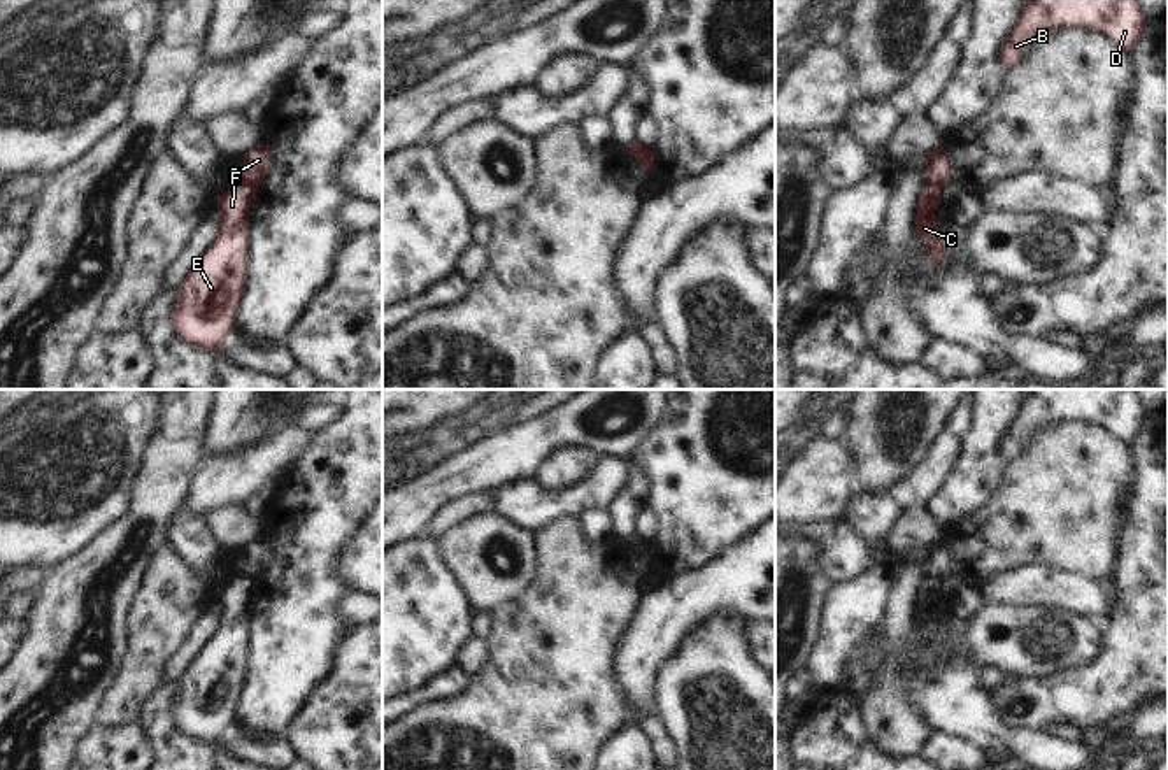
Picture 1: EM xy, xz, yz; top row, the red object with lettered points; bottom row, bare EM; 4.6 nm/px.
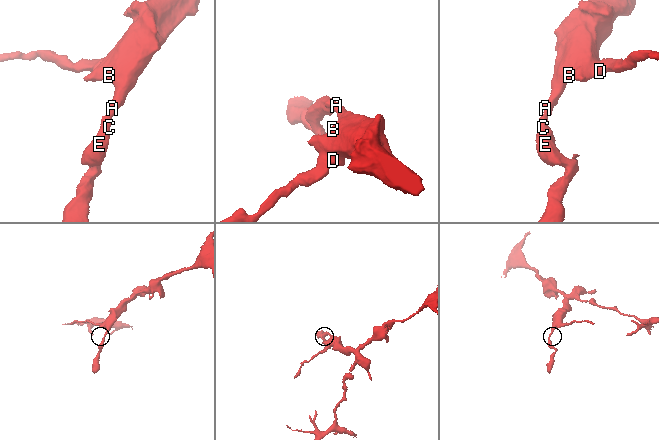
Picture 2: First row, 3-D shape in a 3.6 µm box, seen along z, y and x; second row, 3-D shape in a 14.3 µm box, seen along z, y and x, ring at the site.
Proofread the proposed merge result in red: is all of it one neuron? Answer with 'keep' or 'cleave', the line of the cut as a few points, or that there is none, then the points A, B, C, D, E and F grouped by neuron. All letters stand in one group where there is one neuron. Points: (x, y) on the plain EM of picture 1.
cleave; cut xy (242, 572), (255, 583); groups A B D / C E F

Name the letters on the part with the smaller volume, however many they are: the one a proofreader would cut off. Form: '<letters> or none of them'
C, E, F.

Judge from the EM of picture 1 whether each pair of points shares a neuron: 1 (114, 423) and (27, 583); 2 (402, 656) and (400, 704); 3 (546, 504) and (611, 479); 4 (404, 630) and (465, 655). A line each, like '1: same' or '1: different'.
1: different
2: different
3: same
4: different

